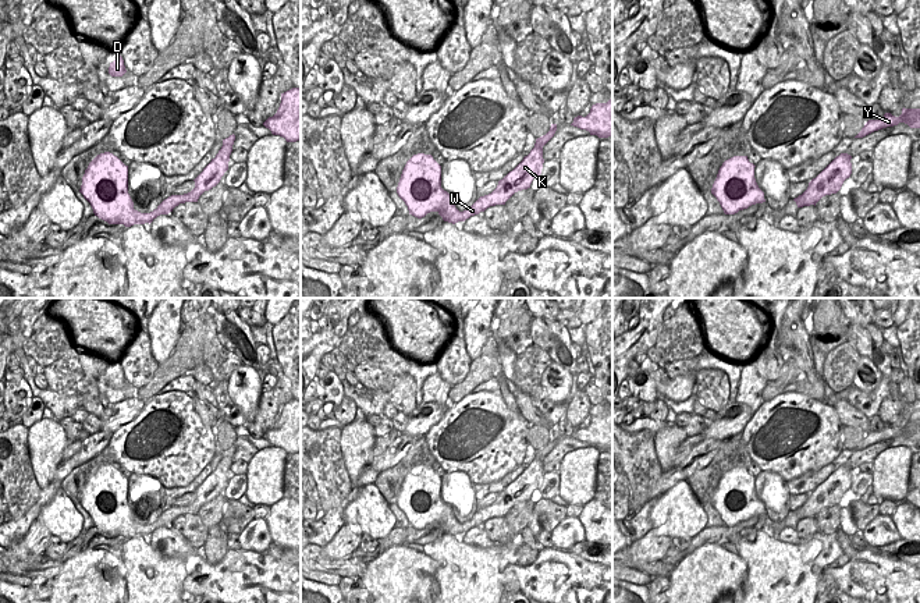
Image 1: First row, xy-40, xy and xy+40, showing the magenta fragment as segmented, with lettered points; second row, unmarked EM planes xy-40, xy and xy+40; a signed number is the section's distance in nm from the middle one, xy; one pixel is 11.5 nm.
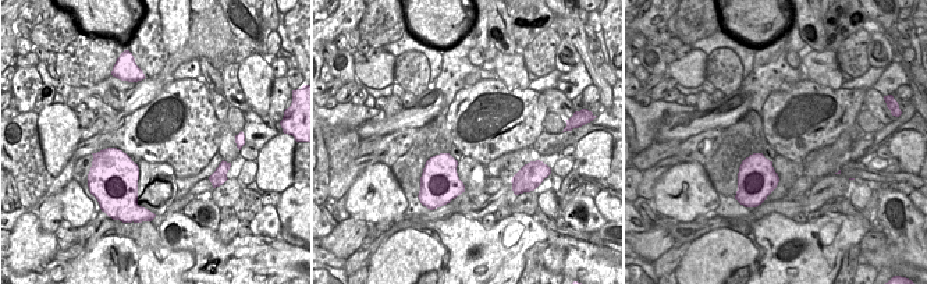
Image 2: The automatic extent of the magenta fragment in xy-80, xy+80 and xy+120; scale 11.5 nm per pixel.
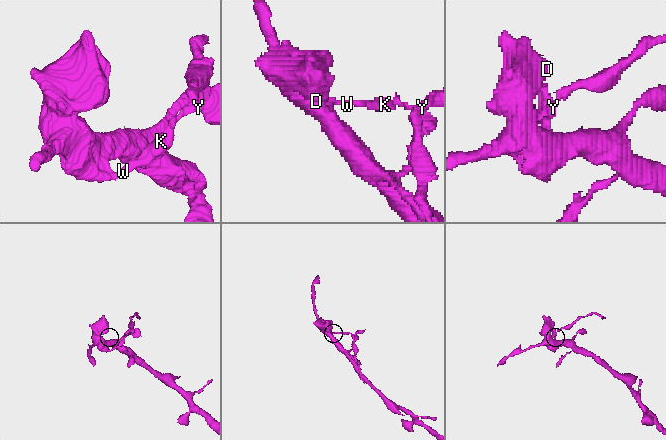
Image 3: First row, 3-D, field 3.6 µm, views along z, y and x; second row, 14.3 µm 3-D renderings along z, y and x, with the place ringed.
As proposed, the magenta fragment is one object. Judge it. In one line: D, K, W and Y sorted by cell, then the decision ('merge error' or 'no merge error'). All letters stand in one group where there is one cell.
D / K W Y | merge error

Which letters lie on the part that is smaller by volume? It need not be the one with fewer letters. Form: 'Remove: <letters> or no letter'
Remove: K, W, Y

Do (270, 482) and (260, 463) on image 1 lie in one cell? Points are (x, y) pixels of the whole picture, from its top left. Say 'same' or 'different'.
same

